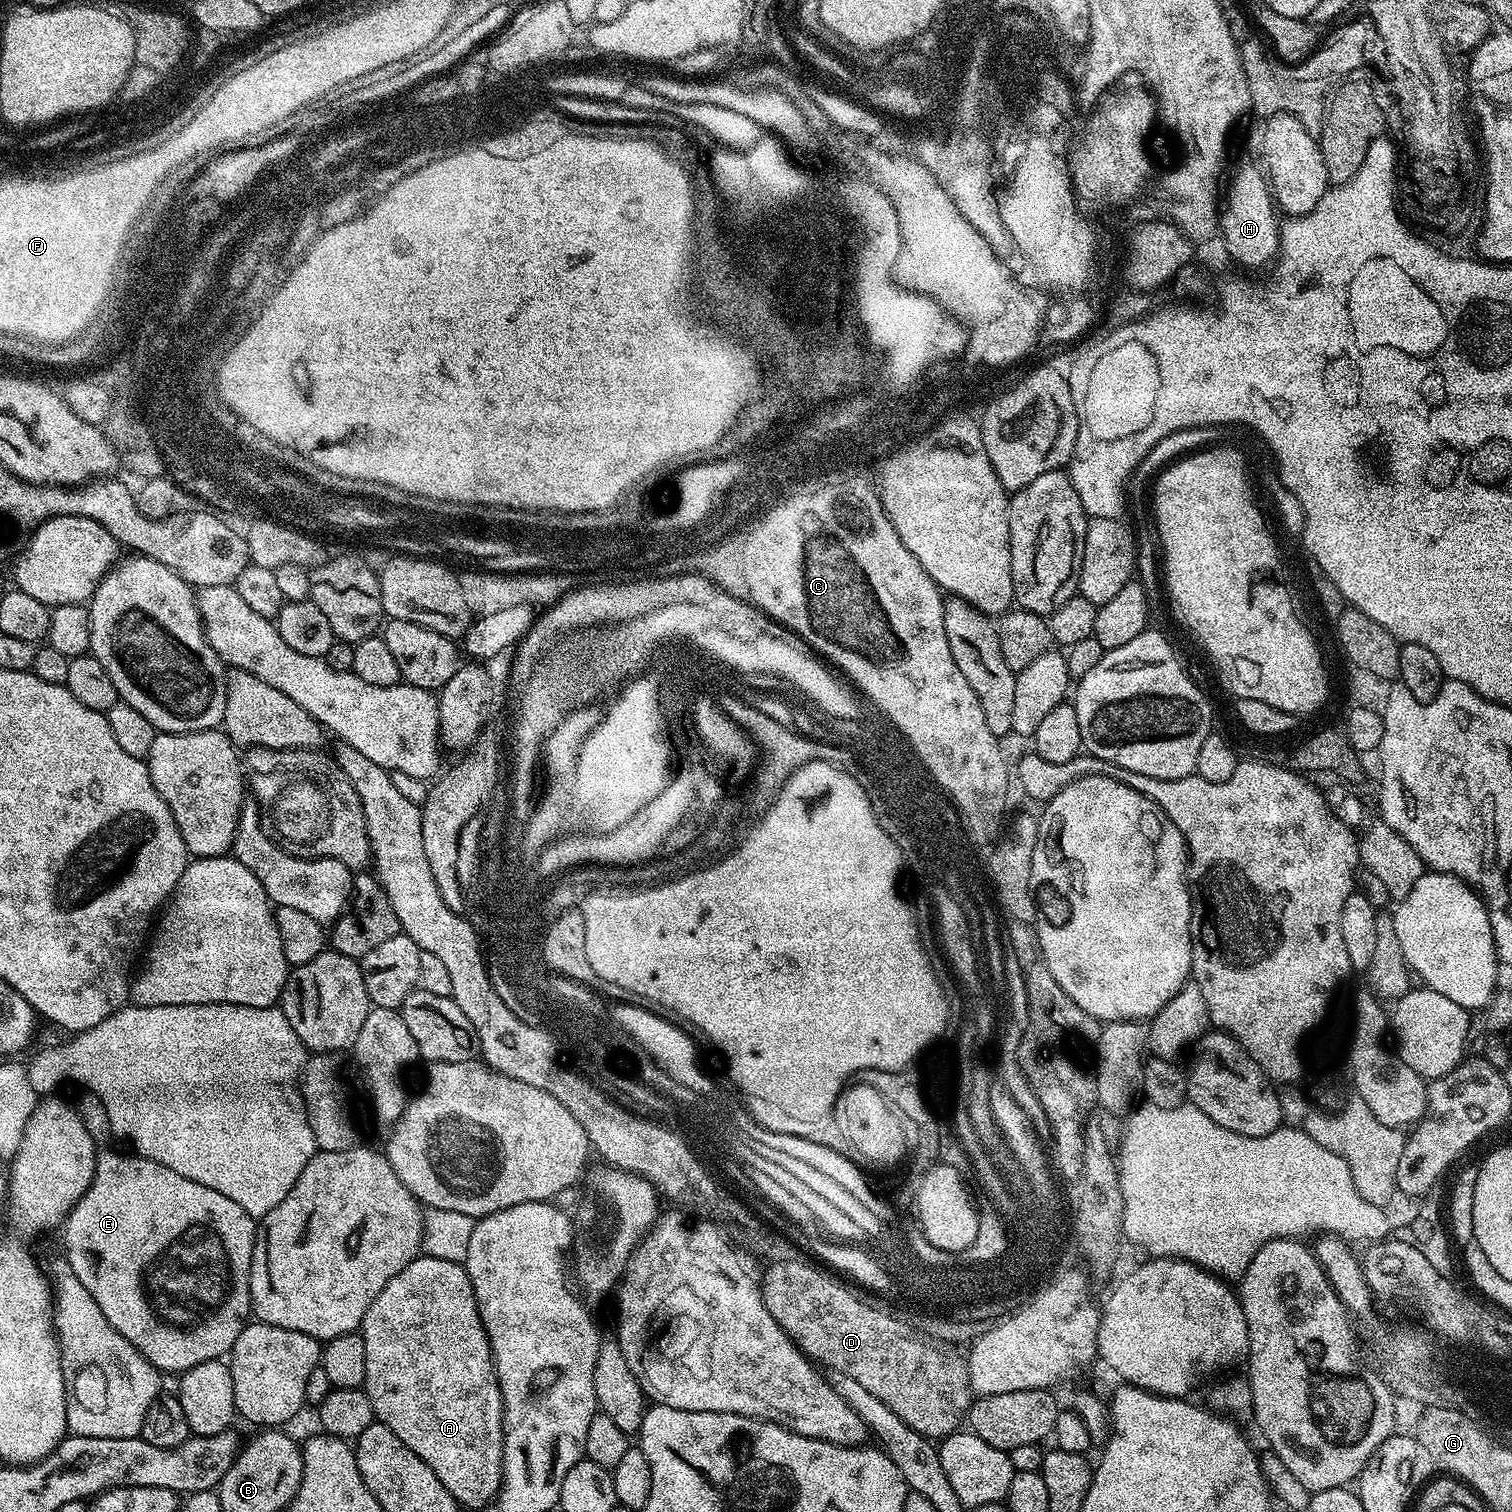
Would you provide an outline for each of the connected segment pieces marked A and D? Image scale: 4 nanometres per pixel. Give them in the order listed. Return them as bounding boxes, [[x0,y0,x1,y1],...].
[[362,1254,504,1508],[759,1260,974,1442]]

